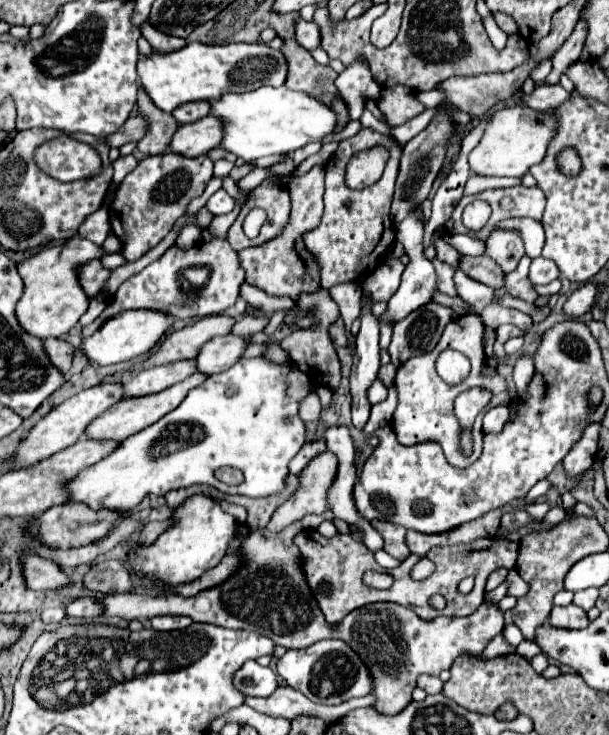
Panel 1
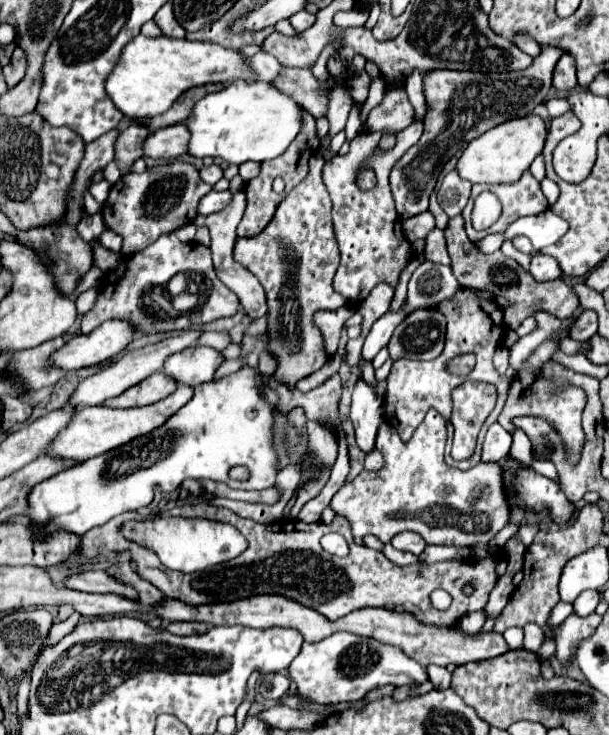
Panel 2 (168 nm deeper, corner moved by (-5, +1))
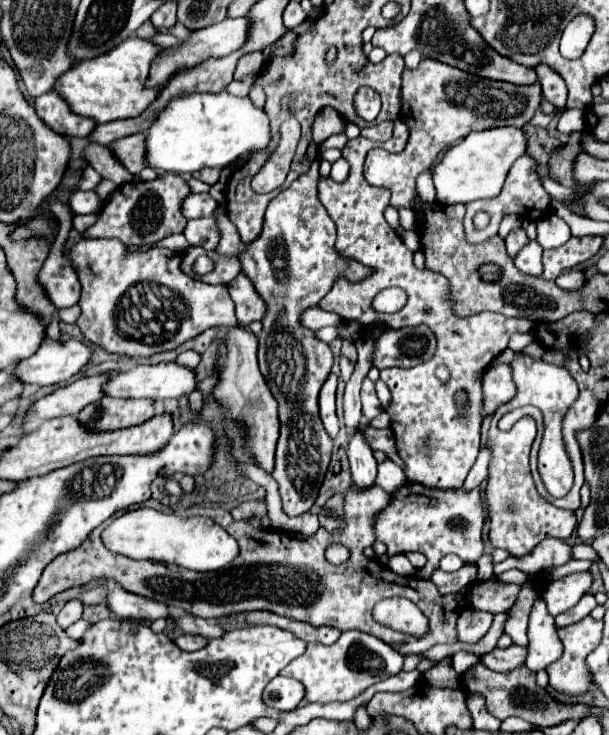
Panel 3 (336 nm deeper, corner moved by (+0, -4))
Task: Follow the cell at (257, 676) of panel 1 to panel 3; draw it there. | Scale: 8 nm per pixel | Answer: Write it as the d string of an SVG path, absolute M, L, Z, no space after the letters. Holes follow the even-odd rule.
M276 676L266 688L264 688L264 704L276 710L294 710L300 700L304 698L302 684L294 678Z

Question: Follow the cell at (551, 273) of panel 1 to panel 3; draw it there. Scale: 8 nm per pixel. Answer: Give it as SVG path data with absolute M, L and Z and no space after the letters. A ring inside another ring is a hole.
M530 242L524 246L524 250L514 258L514 264L520 272L528 276L542 276L544 266L542 266L542 248L536 242Z

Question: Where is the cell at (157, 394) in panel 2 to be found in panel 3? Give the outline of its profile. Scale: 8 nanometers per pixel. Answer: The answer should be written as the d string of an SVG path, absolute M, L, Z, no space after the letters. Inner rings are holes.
M106 396L94 402L78 414L84 426L94 430L118 430L126 426L136 426L150 420L156 414L154 400L150 398L112 398Z

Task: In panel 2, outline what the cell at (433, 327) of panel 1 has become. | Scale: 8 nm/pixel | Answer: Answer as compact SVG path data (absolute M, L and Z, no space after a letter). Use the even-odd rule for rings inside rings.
M433 309L409 313L393 331L387 345L389 357L429 361L441 355L445 343L445 317Z

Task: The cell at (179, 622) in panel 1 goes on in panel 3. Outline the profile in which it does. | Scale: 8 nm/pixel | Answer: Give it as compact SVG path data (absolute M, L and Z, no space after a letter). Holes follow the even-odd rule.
M180 634L174 638L174 644L182 650L200 650L202 646L206 646L208 638L204 636L192 636L192 634Z

